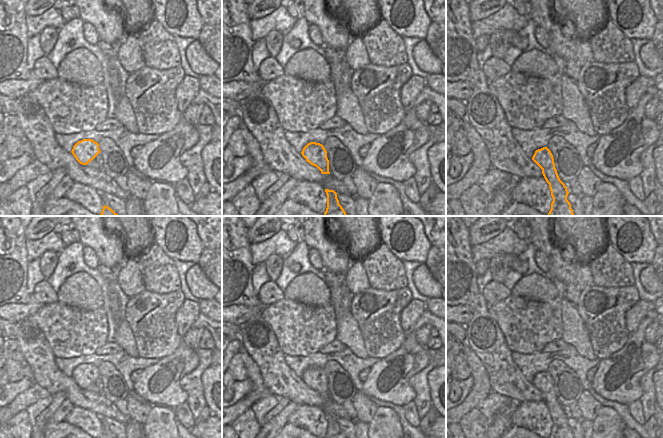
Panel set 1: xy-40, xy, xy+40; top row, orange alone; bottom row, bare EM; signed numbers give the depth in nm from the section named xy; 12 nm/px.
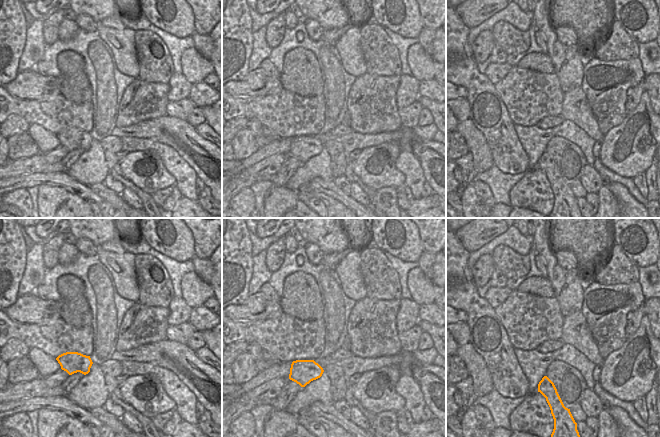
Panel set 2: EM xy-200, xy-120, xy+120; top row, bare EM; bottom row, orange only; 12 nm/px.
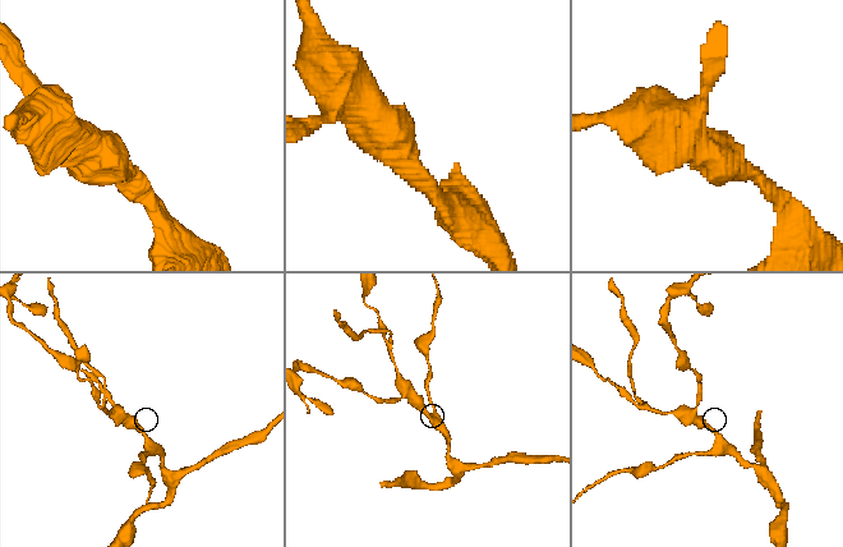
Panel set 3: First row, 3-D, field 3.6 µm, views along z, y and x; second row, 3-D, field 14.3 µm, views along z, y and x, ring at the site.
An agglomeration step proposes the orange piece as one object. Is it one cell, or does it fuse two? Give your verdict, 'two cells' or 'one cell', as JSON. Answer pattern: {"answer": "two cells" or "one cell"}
{"answer": "one cell"}

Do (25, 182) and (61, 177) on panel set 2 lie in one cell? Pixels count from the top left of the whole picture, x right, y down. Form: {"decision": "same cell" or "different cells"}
{"decision": "same cell"}

